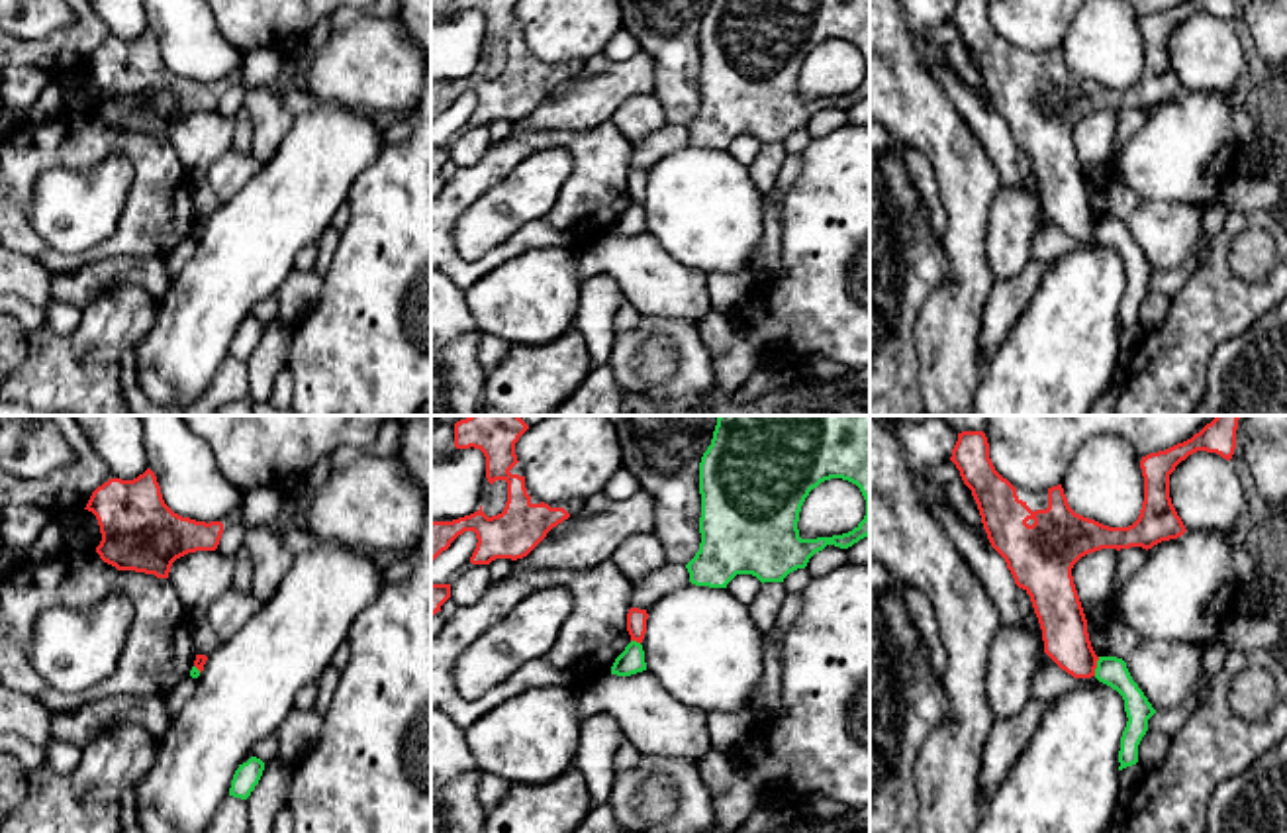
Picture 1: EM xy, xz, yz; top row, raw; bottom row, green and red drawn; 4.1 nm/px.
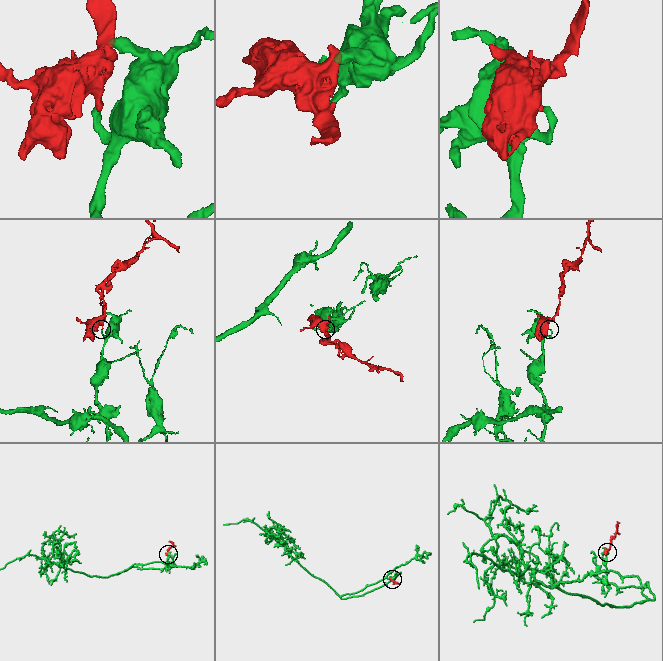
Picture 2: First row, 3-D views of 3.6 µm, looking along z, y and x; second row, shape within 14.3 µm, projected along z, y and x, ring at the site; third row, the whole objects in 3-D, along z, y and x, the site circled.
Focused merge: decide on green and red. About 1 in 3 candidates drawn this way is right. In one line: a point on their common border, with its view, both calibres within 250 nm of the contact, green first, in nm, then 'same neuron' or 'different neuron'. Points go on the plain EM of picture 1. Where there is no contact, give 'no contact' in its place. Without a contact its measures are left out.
meets green in yz at (1097, 228); 120 nm thick on the green side, 190 nm on the other; different neuron

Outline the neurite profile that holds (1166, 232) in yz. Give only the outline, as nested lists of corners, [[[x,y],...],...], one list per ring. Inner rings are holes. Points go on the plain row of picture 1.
[[[1140,202],[1126,229],[1156,272],[1181,267],[1203,235],[1203,208],[1185,202]]]

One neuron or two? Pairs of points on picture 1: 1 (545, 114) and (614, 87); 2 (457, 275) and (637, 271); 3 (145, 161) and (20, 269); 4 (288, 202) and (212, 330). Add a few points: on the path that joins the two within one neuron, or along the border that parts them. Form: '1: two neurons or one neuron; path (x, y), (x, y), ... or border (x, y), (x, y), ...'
1: one neuron; path (563, 106), (586, 100), (596, 91)
2: two neurons; border (610, 232), (578, 253)
3: two neurons; border (20, 253), (38, 261), (53, 275)
4: one neuron; path (257, 234), (212, 298)

